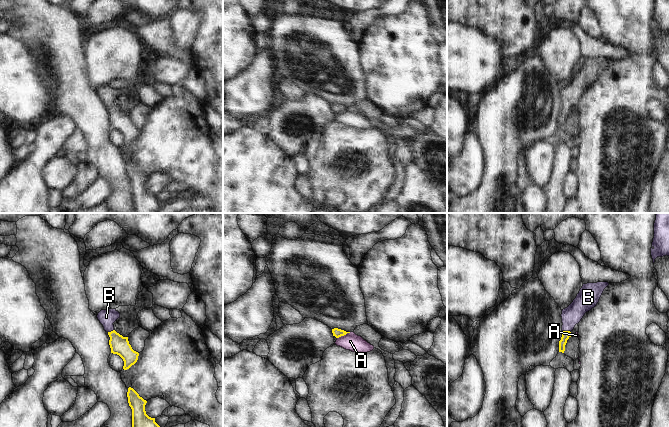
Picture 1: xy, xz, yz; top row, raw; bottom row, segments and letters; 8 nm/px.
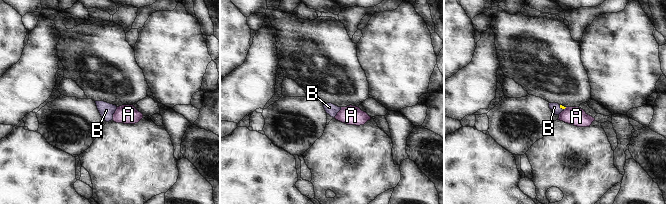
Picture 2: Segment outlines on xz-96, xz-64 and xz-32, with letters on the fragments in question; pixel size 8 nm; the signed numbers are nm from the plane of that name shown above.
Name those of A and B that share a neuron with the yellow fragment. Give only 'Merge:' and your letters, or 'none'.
Merge: B.

